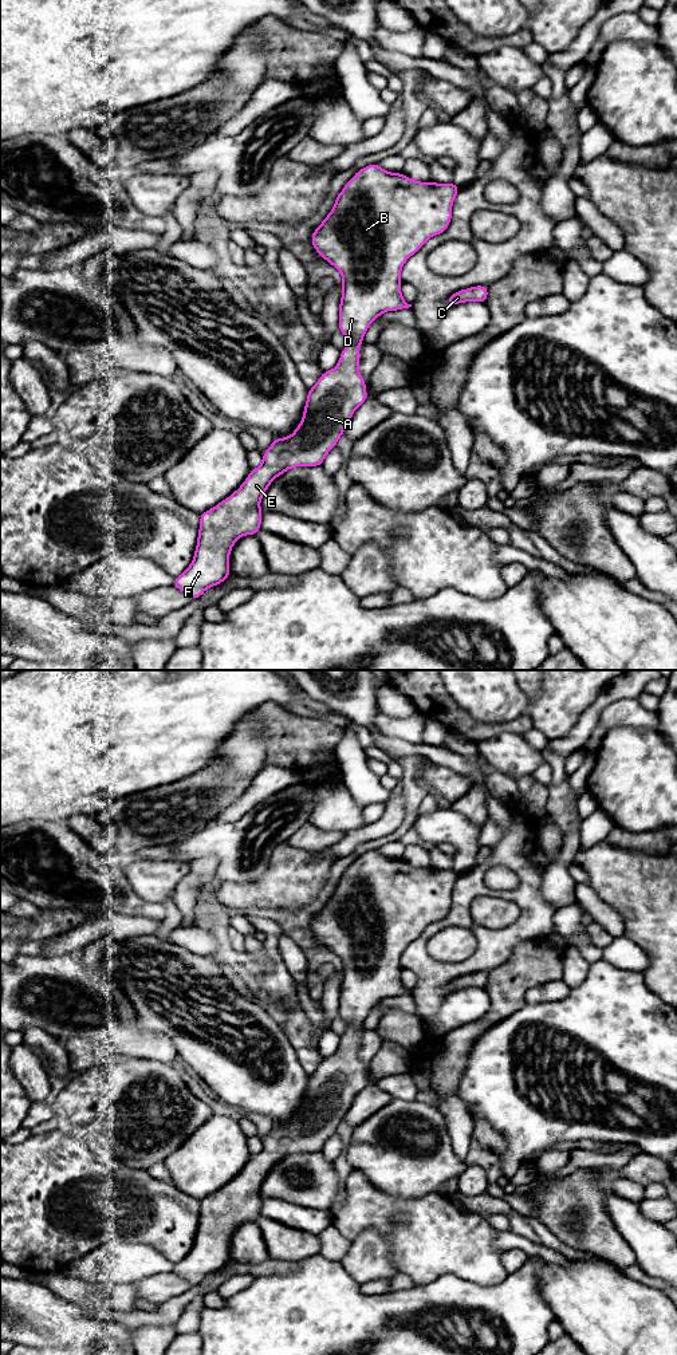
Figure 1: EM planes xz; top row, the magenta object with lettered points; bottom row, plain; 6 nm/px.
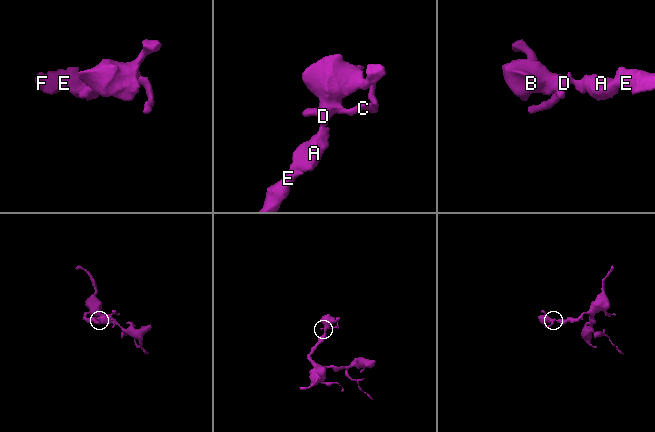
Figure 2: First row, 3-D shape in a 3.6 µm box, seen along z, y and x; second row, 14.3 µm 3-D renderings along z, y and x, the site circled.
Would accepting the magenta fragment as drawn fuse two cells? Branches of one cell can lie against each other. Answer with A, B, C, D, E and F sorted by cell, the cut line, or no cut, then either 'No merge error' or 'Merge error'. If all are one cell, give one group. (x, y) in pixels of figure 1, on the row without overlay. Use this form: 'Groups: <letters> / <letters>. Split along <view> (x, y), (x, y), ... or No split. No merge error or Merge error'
Groups: A B C D E F. No split. No merge error

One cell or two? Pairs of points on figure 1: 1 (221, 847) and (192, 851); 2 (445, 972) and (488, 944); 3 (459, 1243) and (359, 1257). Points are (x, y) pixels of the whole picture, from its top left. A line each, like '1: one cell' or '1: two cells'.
1: one cell
2: one cell
3: two cells

